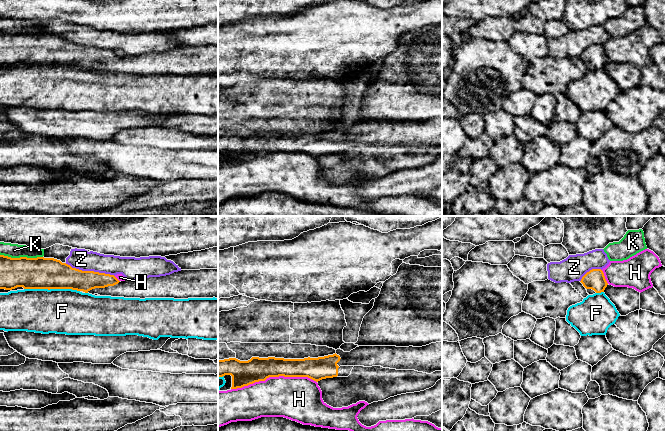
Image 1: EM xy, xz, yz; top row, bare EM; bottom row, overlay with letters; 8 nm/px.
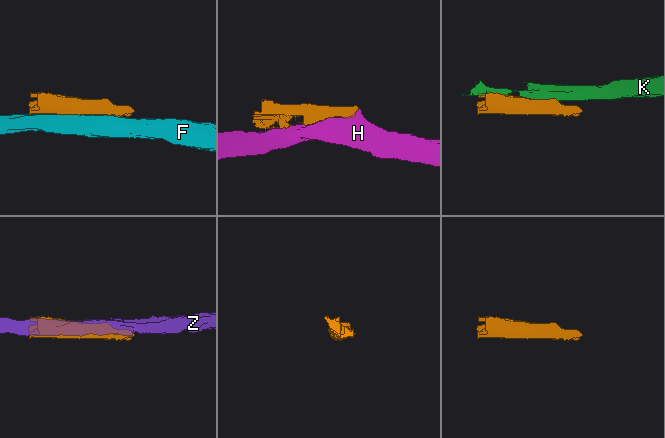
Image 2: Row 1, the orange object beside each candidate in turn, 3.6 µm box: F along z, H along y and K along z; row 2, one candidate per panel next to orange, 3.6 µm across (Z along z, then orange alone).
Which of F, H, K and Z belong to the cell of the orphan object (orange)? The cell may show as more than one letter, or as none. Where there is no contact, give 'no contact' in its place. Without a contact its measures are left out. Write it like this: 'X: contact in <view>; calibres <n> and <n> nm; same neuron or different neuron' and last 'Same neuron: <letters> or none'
F: contact in xy; calibres 260 and 360 nm; different neuron
H: contact in xz; calibres 200 and 340 nm; different neuron
K: contact in xy; calibres 260 and 110 nm; different neuron
Z: contact in xy; calibres 220 and 170 nm; different neuron
Same neuron: none

